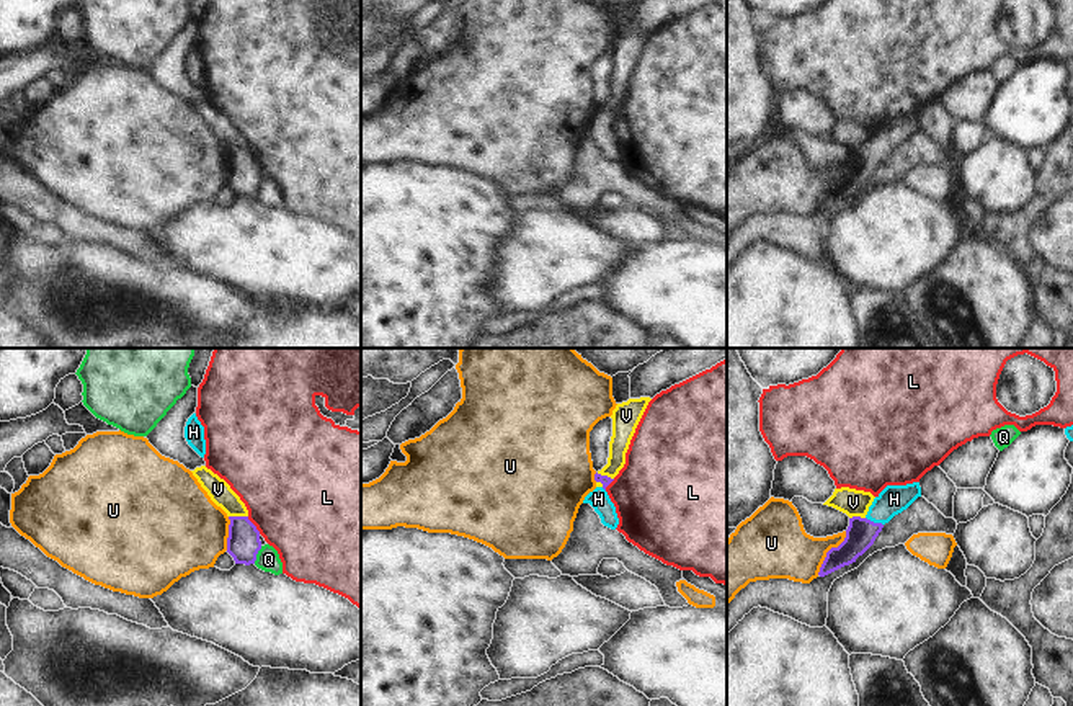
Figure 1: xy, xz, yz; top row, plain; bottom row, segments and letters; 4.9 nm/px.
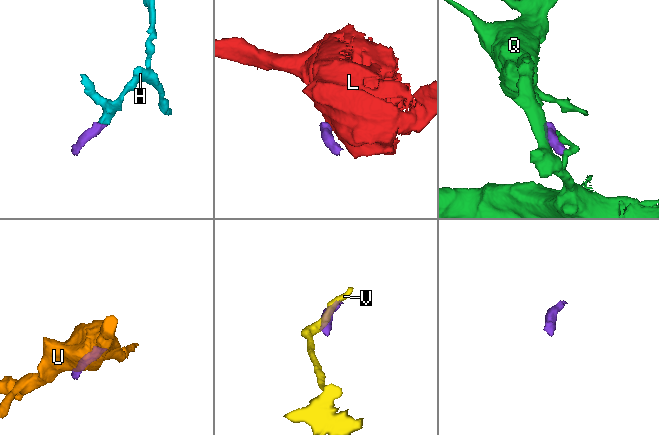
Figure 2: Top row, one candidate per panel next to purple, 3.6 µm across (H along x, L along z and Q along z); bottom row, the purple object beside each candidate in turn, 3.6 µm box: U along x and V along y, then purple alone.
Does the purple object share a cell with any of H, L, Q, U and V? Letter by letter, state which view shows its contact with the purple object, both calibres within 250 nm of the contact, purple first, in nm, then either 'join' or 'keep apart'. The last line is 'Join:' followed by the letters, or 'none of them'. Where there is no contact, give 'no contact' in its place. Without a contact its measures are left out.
H: meets purple in yz; 150 nm thick on the purple side, 140 nm on the other; join
L: meets purple in xy; 160 nm thick on the purple side, 500 nm on the other; keep apart
Q: meets purple in xy; 160 nm thick on the purple side, 110 nm on the other; keep apart
U: meets purple in yz; 150 nm thick on the purple side, 300 nm on the other; keep apart
V: meets purple in xy; 160 nm thick on the purple side, 110 nm on the other; keep apart
Join: H

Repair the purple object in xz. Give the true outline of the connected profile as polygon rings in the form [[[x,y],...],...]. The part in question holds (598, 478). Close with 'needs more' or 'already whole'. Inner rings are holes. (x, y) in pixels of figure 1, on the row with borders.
[[[594,474],[594,480],[596,482],[601,482],[603,485],[601,487],[596,487],[593,492],[590,492],[583,503],[590,503],[594,512],[599,515],[601,518],[601,523],[611,530],[616,530],[617,525],[619,525],[619,518],[617,518],[617,513],[616,513],[616,507],[614,503],[611,502],[608,492],[606,492],[606,487],[614,480],[608,476],[601,476],[601,474]]]; needs more

